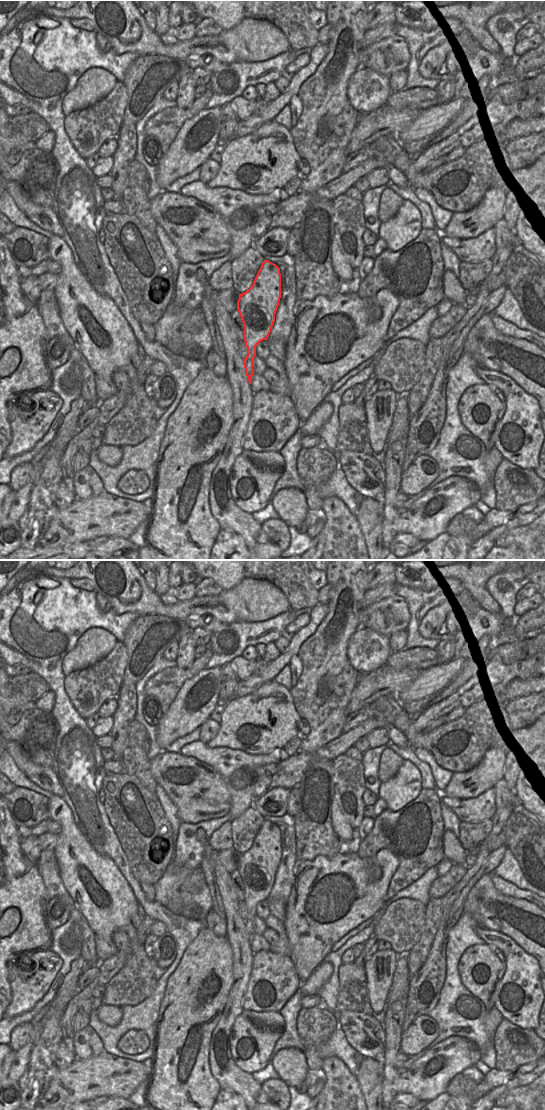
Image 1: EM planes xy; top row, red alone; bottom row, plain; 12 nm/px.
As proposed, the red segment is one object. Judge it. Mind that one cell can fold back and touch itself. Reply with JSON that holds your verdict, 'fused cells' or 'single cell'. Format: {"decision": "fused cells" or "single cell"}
{"decision": "fused cells"}

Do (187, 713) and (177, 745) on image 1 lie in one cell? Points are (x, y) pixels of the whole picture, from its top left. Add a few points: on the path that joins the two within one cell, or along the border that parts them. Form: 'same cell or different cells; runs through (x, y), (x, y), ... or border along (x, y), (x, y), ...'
different cells; border along (199, 726), (175, 739), (165, 749)

